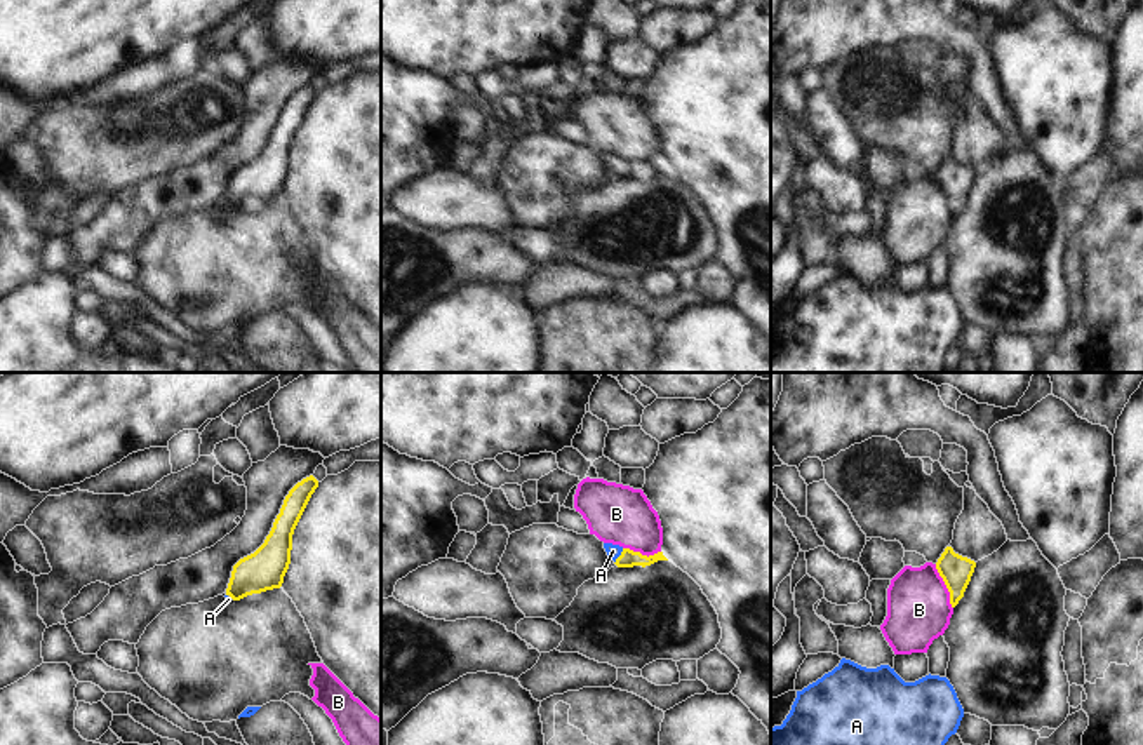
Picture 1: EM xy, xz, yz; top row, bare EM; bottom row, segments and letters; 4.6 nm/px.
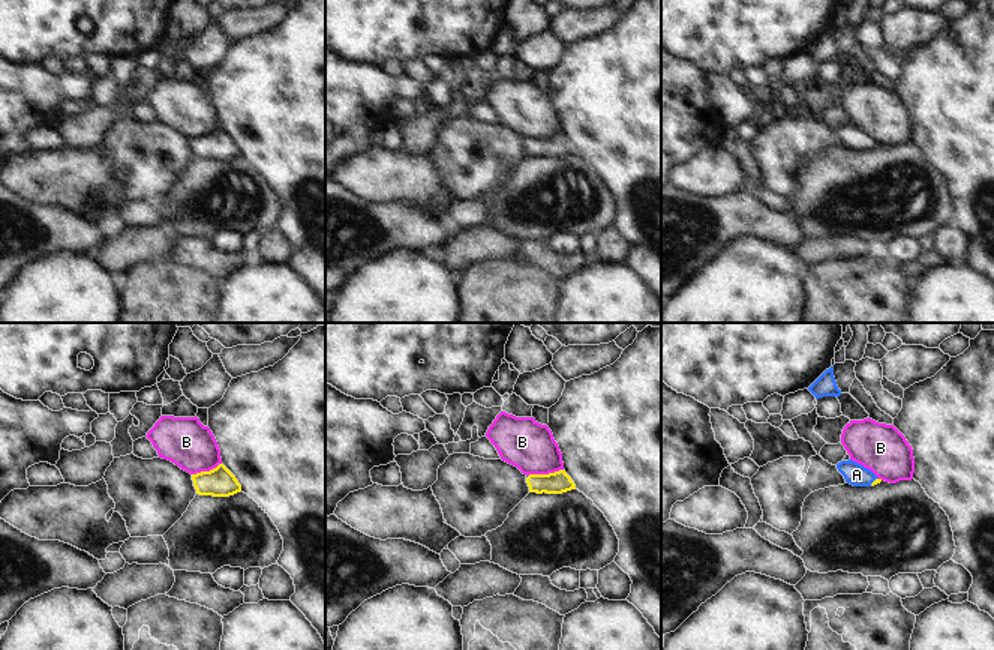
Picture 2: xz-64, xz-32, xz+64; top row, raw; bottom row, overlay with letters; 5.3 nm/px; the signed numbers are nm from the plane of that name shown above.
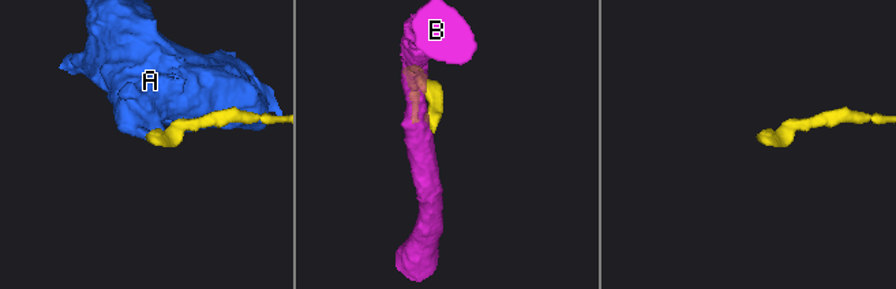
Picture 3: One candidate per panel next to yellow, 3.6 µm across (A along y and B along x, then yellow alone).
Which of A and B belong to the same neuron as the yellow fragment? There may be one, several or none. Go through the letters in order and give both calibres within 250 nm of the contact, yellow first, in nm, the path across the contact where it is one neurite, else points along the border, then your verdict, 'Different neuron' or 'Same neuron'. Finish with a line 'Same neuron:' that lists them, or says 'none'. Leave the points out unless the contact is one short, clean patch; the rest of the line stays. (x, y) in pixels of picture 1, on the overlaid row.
A: Thickness 80 nm (yellow) against 60 nm. Path across: xz (628, 557), (620, 556), (613, 550). Same neuron
B: Thickness 140 nm (yellow) against 300 nm. Boundary: yz (935, 564), (952, 608). Different neuron
Same neuron: A.

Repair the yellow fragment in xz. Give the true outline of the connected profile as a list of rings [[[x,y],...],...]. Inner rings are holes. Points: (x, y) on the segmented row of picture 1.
[[[604,543],[604,548],[607,555],[614,560],[618,567],[633,567],[633,566],[651,566],[658,560],[668,560],[663,552],[658,552],[654,555],[642,555],[640,552],[633,552],[630,548],[623,548],[619,545]]]

